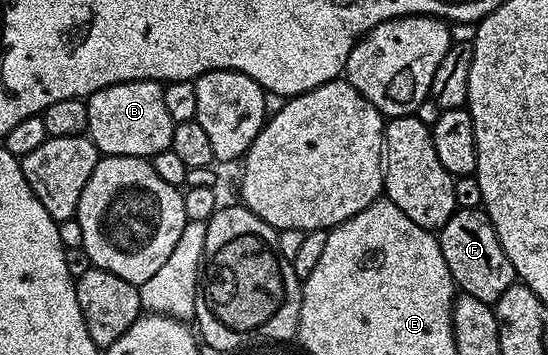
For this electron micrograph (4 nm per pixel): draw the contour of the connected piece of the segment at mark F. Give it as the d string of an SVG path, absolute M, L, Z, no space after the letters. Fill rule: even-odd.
M482 208L456 210L449 218L449 222L445 222L445 226L438 229L437 235L441 254L445 254L445 266L449 266L449 274L454 278L455 287L462 295L481 298L481 302L494 305L495 301L501 298L501 294L505 294L505 290L509 290L509 286L516 283L517 277L513 262L509 262L505 250L501 250L501 242L497 238L493 222Z

